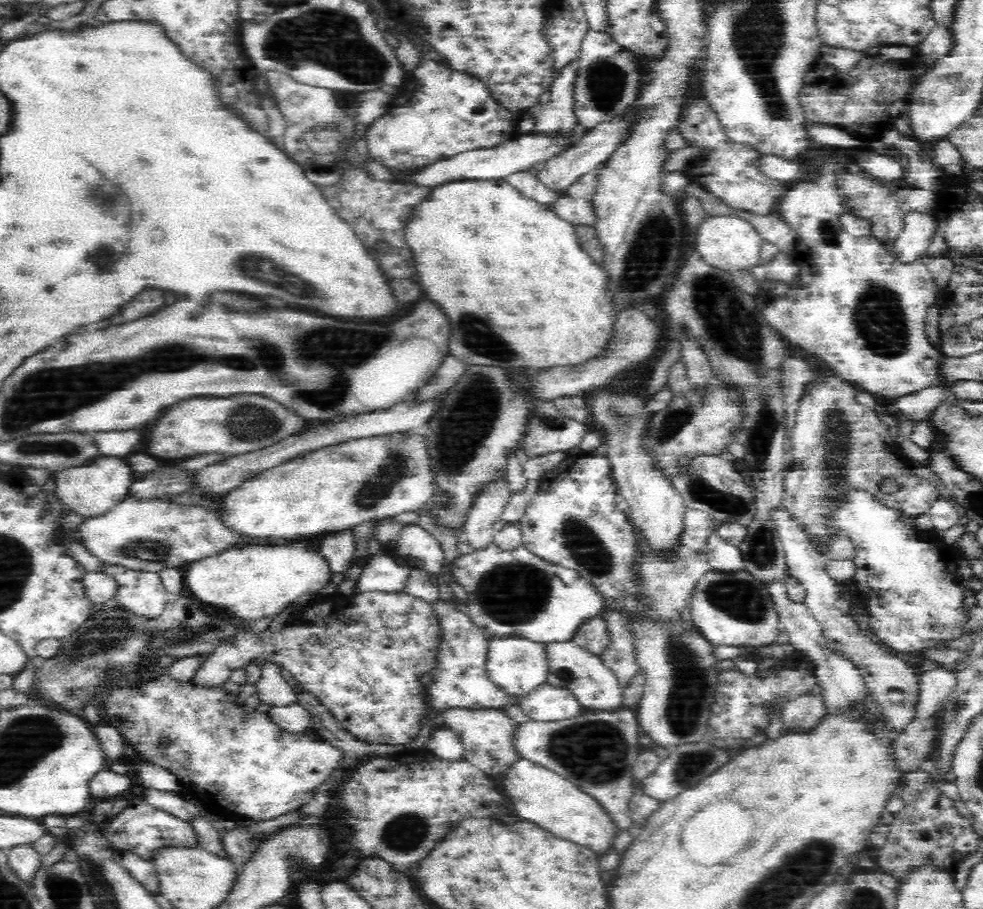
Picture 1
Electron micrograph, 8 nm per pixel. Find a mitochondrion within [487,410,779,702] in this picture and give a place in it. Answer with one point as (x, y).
(582, 541)

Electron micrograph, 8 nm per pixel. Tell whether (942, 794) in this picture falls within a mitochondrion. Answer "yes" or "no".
no

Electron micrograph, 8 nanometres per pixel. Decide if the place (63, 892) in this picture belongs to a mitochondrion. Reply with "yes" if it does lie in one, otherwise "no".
yes

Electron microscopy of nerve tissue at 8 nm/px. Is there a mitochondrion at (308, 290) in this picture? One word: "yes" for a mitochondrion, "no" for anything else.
yes

